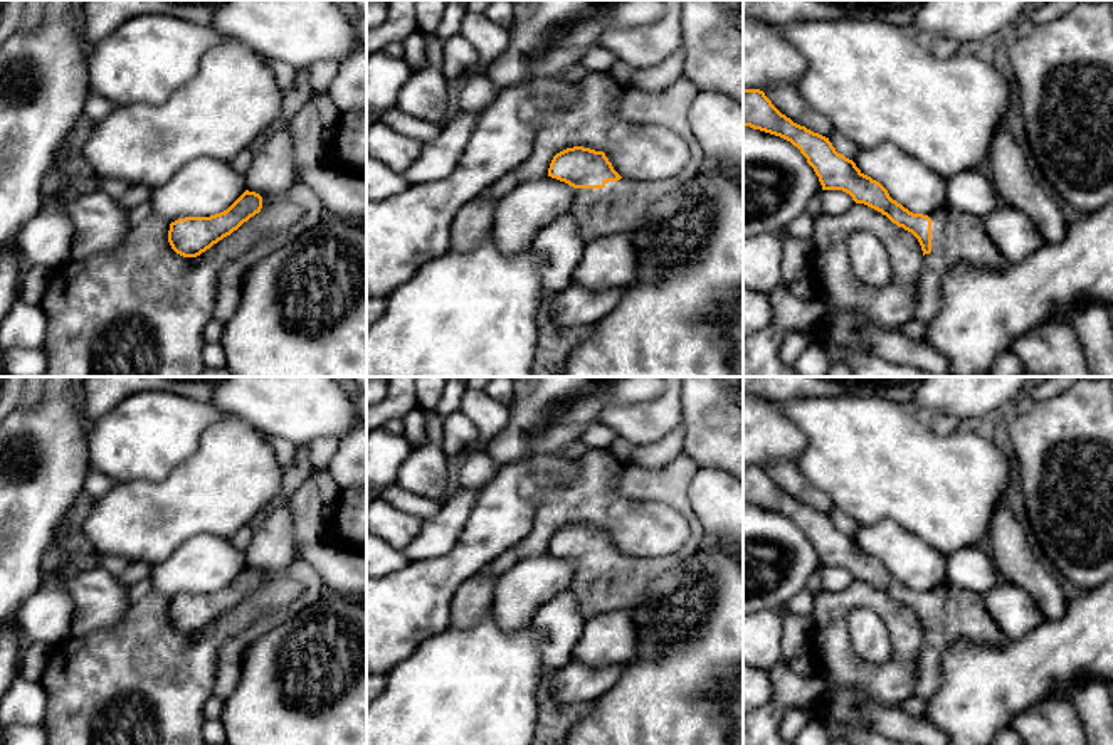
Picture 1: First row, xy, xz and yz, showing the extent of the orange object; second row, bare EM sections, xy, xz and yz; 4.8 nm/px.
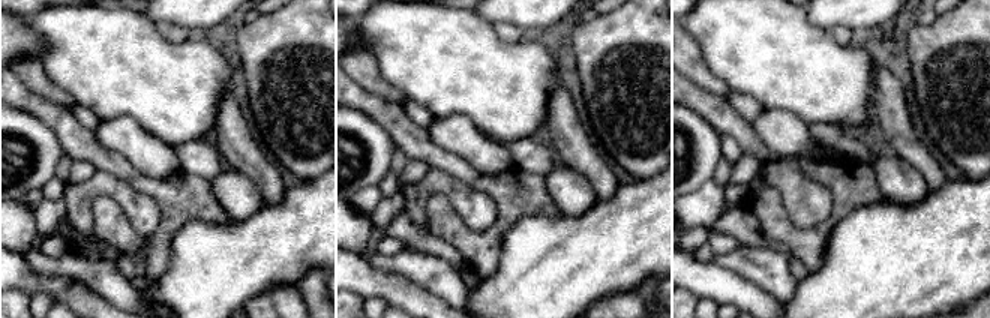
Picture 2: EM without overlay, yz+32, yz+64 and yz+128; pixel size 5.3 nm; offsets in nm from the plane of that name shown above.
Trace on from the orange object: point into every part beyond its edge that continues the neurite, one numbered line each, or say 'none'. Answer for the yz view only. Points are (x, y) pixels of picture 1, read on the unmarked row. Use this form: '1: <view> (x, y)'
1: yz (957, 614)

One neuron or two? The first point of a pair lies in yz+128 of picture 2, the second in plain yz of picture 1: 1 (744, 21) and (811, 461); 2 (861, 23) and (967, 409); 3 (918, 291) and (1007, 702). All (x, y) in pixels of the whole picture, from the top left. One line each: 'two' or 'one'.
1: one
2: one
3: one

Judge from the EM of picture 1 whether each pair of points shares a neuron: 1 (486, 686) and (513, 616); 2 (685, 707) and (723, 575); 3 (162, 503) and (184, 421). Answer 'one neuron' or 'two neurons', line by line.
1: two neurons
2: one neuron
3: two neurons

